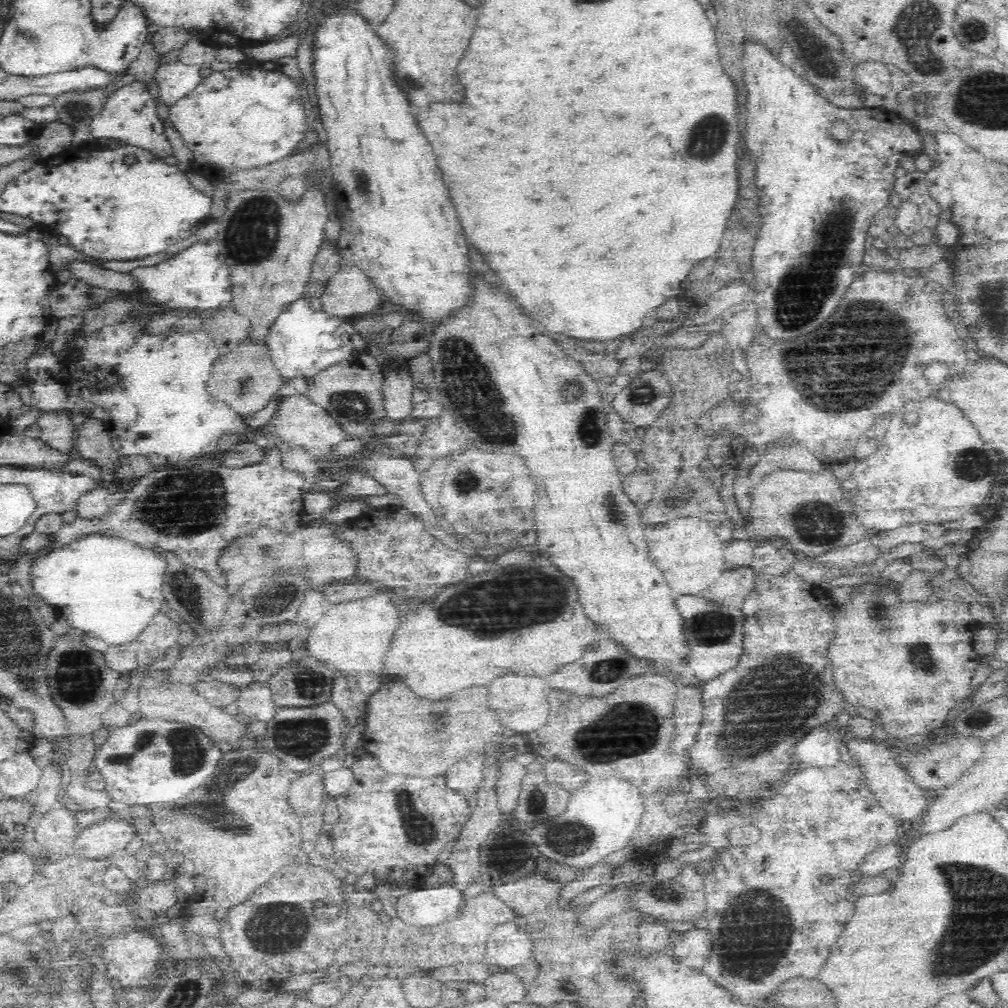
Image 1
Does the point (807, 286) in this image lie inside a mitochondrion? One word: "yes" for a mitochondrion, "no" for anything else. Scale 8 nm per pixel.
yes

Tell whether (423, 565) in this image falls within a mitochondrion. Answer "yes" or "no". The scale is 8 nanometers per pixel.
no

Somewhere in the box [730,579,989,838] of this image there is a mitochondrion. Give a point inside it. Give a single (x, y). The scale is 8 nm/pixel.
(920, 656)

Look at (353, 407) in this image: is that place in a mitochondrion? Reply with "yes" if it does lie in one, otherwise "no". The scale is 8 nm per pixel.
yes

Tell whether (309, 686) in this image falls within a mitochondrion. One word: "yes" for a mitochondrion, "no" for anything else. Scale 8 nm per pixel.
yes

